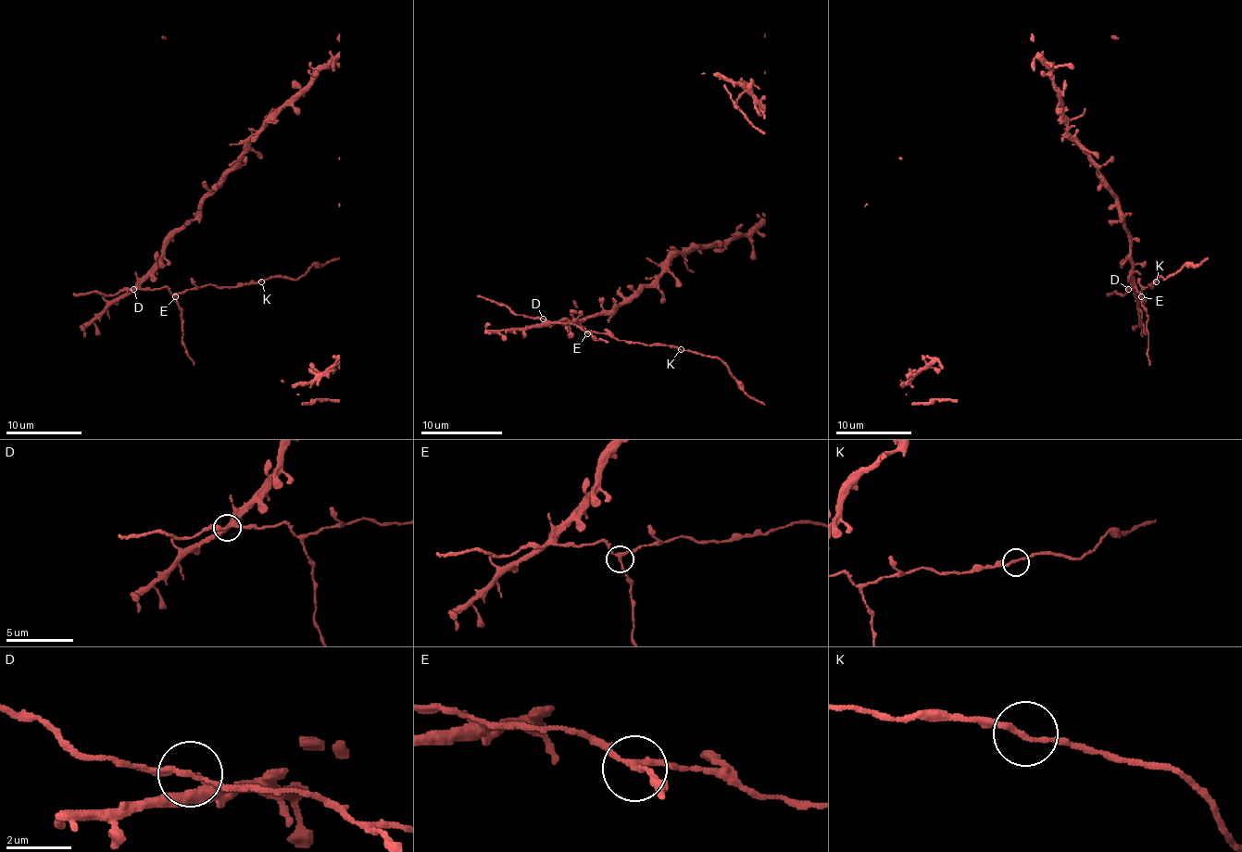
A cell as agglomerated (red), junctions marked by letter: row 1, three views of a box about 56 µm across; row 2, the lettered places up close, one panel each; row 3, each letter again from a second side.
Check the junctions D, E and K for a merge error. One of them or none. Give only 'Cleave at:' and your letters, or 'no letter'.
Cleave at: E

